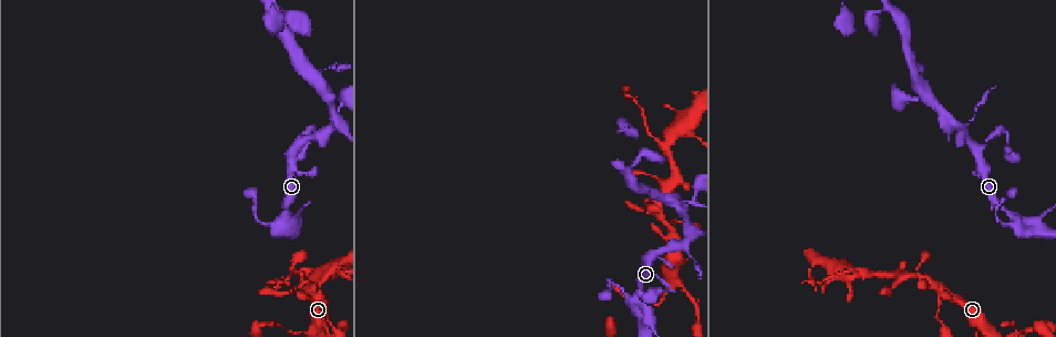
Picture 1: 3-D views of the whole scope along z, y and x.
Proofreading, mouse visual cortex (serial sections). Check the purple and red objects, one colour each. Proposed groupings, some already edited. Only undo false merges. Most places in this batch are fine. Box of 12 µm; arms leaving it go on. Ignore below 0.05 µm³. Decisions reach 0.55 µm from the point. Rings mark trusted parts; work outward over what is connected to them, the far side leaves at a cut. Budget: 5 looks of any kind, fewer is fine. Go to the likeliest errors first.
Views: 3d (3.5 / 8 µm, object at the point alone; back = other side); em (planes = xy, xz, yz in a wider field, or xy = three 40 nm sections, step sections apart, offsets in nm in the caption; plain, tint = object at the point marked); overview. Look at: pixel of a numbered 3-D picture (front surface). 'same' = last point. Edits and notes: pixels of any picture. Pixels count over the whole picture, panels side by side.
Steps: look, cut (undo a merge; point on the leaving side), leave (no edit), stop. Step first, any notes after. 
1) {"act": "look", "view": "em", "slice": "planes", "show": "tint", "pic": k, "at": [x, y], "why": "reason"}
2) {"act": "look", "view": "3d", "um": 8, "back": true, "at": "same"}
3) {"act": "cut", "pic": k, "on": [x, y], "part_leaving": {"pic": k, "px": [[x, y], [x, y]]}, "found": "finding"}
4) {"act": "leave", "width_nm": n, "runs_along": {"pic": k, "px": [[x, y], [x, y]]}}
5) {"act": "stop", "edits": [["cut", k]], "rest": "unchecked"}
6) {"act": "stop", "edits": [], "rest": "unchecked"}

{"act": "look", "view": "3d", "um": 3.5, "pic": 1, "at": [669, 226], "why": "abrupt turn"}

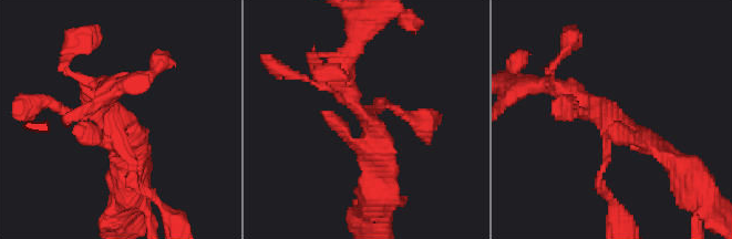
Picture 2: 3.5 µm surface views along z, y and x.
{"act": "look", "view": "em", "slice": "xy", "step": 1, "show": "tint", "pic": 2, "at": [366, 116]}

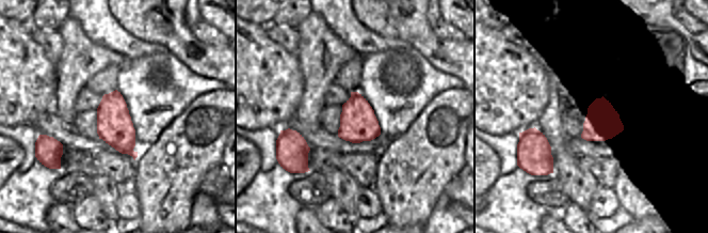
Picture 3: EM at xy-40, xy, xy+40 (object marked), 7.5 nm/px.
{"act": "look", "view": "em", "slice": "planes", "show": "tint", "at": "same"}

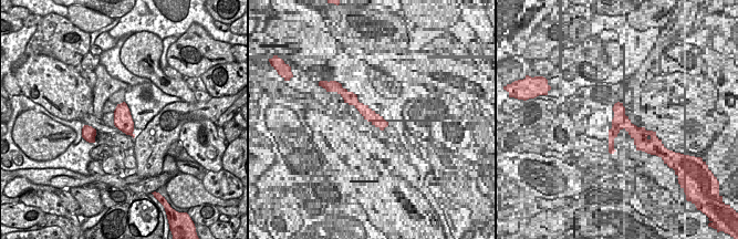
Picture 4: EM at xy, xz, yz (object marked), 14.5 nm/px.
{"act": "leave", "runs_along": {"pic": 2, "px": [[669, 159], [626, 122], [562, 87]]}, "found": "all the same cell"}

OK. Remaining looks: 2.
{"act": "look", "view": "3d", "um": 3.5, "pic": 1, "at": [977, 150], "why": "three arms meet"}

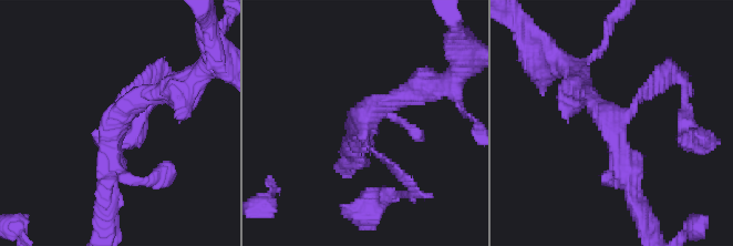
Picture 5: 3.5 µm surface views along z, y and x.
{"act": "look", "view": "em", "slice": "xy", "step": 2, "show": "tint", "pic": 5, "at": [363, 120], "arms": 3, "arm_widths_nm": [100, 250, 250], "why": "now the EM"}

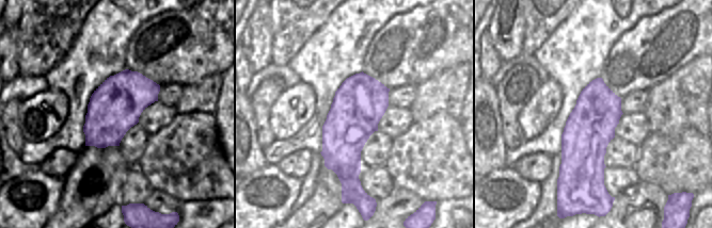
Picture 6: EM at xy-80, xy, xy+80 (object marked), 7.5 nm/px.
{"act": "leave", "found": "one cell here"}

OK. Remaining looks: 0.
{"act": "stop", "edits": [], "rest": "unchecked"}

